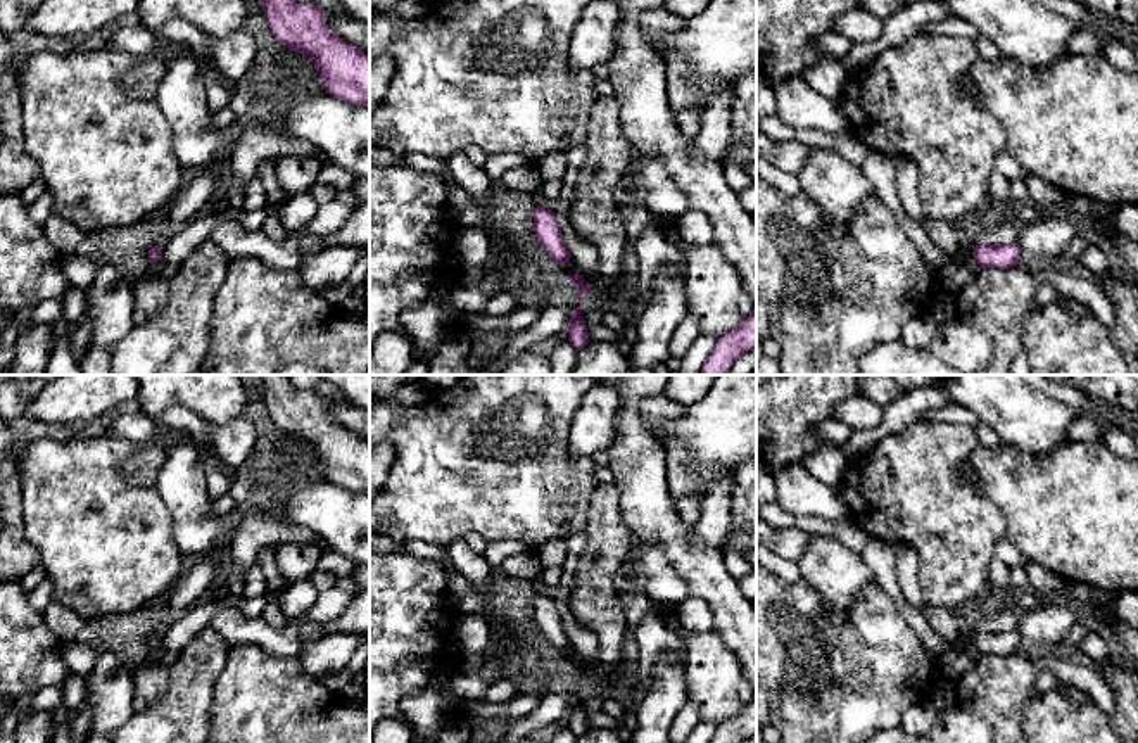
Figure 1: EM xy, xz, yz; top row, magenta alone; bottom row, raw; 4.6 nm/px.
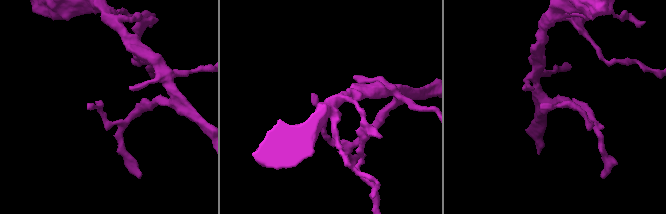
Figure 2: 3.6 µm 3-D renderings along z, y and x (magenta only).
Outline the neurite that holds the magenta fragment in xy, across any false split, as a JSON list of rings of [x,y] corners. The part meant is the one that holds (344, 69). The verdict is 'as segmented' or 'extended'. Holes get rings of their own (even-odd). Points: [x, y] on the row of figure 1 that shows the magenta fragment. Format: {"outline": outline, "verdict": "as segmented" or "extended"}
{"outline": [[[262,0],[262,9],[273,38],[314,62],[326,93],[370,109],[370,55],[328,29],[325,9],[294,0]]], "verdict": "as segmented"}

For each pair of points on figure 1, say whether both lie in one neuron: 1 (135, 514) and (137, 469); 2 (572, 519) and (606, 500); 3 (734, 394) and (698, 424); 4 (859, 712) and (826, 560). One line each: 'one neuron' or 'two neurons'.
1: two neurons
2: two neurons
3: one neuron
4: two neurons

